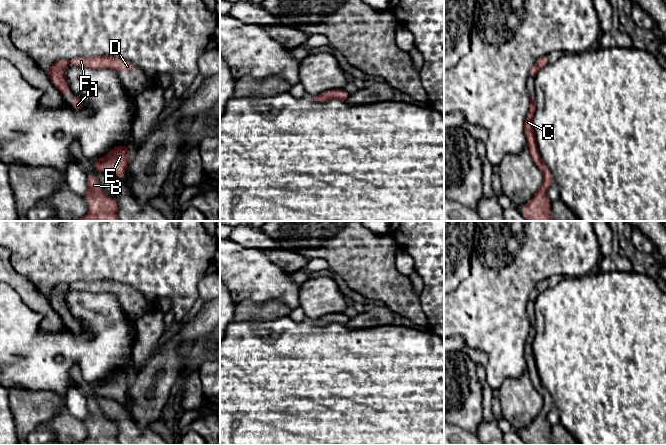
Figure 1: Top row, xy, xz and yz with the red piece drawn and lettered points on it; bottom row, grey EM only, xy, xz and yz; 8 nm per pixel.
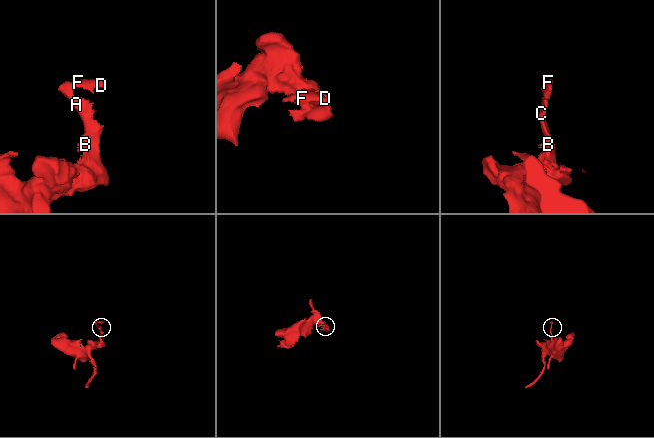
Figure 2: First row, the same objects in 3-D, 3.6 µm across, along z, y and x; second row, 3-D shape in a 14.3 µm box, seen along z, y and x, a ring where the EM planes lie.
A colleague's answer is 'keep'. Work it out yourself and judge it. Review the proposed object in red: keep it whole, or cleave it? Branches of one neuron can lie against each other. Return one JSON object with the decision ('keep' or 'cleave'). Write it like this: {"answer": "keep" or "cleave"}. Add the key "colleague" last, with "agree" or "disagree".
{"answer": "keep", "colleague": "agree"}

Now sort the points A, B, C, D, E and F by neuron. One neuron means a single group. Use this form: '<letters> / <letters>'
A B C D E F

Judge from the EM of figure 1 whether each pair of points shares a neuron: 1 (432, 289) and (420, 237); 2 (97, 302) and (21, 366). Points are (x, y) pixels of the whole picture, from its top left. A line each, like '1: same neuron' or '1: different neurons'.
1: same neuron
2: same neuron

